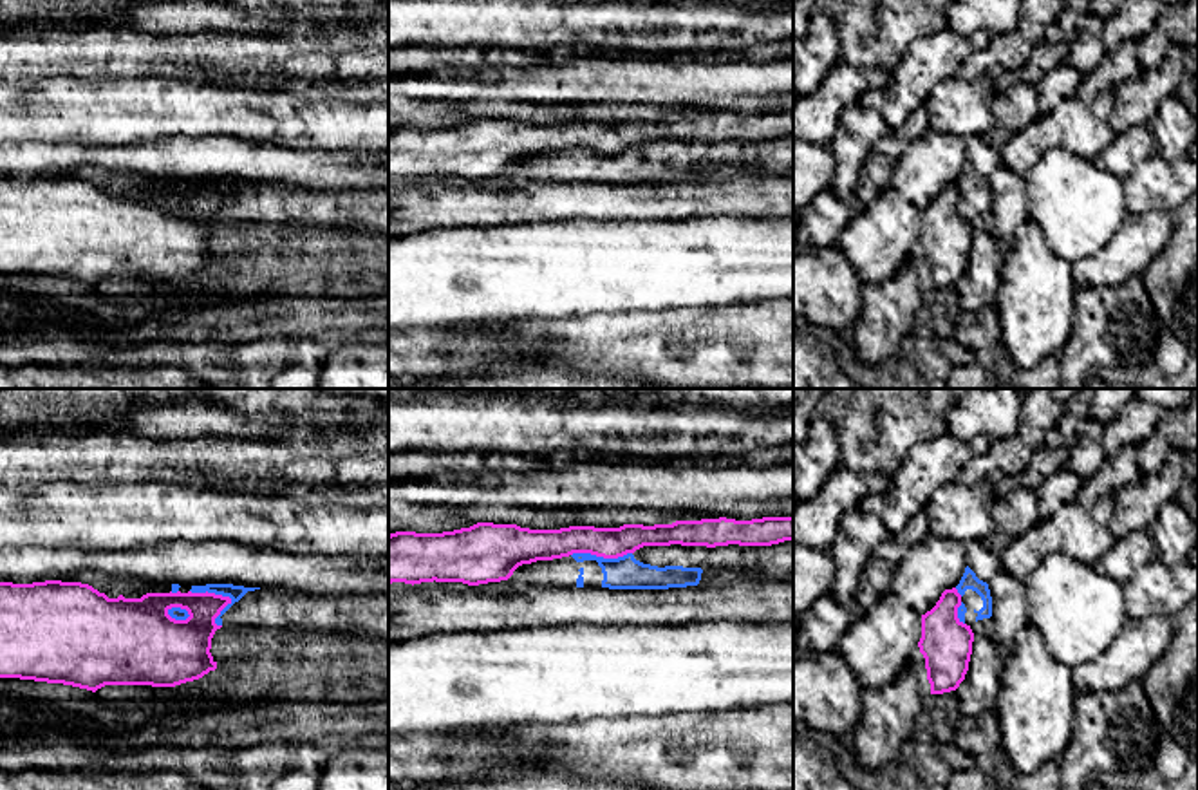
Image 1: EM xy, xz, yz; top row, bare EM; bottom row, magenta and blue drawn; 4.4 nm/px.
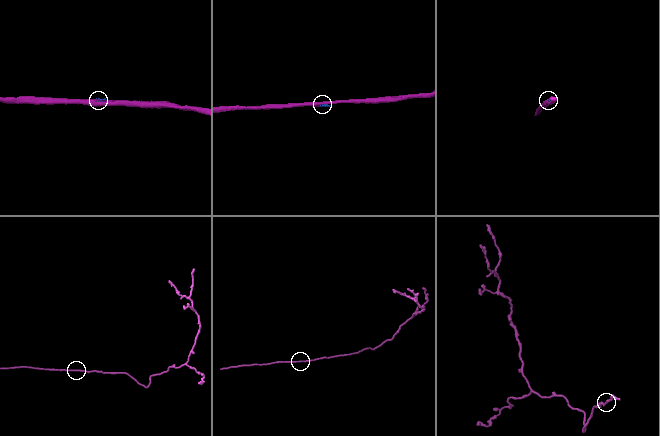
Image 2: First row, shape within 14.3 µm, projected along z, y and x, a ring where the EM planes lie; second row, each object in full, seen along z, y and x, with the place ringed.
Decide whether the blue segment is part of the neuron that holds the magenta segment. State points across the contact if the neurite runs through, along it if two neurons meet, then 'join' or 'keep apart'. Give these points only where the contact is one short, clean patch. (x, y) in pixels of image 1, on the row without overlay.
keep apart

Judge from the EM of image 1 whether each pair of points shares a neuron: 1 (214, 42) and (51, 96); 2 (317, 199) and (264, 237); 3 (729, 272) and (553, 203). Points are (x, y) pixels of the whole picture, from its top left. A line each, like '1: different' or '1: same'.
1: different
2: different
3: different

